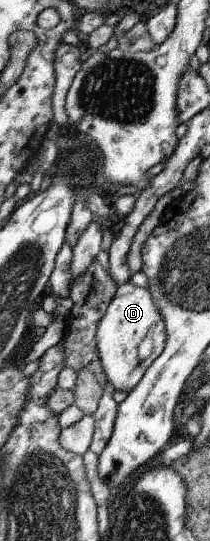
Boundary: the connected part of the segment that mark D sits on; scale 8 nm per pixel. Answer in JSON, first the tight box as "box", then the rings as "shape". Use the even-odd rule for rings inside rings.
{"box":[96,280,166,393],"shape":[[[129,280],[117,286],[114,297],[108,303],[106,313],[96,329],[96,348],[100,366],[108,383],[116,389],[129,393],[141,381],[145,371],[161,355],[166,344],[166,327],[162,315],[147,287]],[[151,337],[151,353],[141,357],[141,343]]]}

